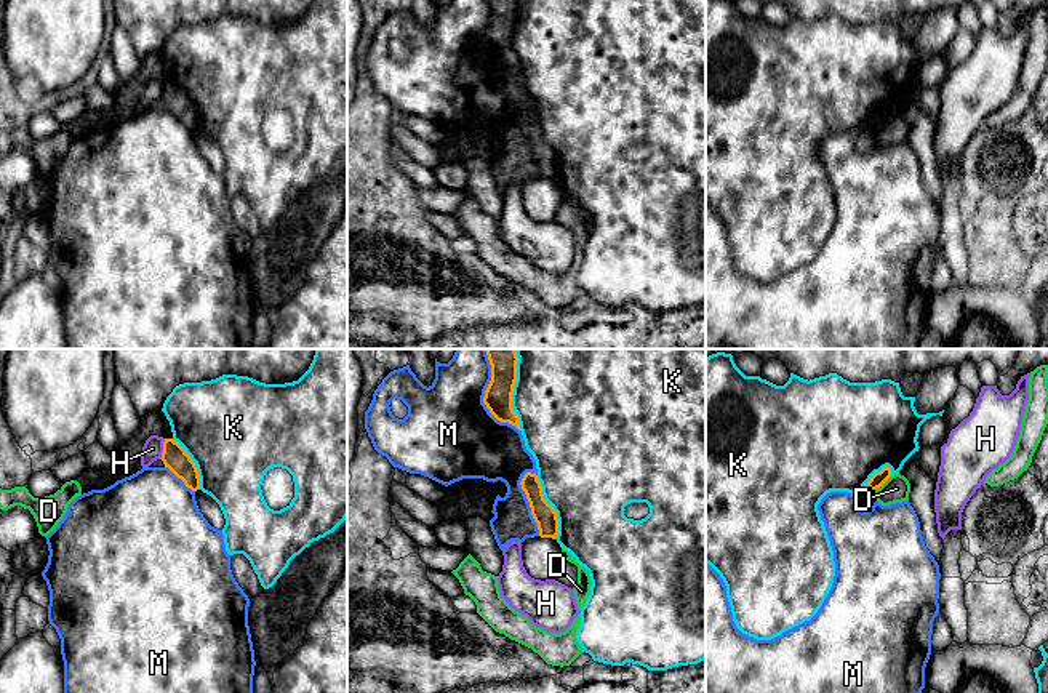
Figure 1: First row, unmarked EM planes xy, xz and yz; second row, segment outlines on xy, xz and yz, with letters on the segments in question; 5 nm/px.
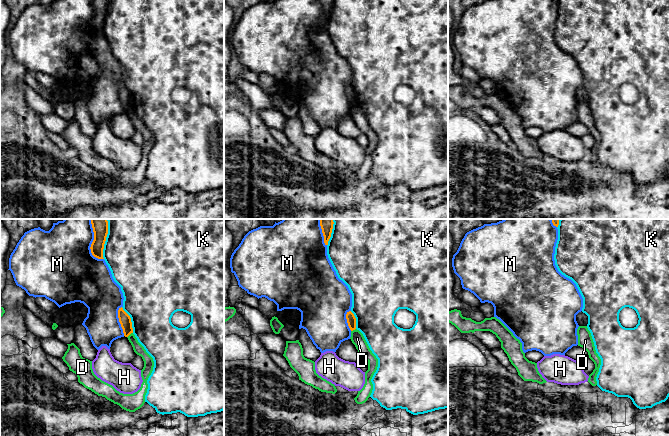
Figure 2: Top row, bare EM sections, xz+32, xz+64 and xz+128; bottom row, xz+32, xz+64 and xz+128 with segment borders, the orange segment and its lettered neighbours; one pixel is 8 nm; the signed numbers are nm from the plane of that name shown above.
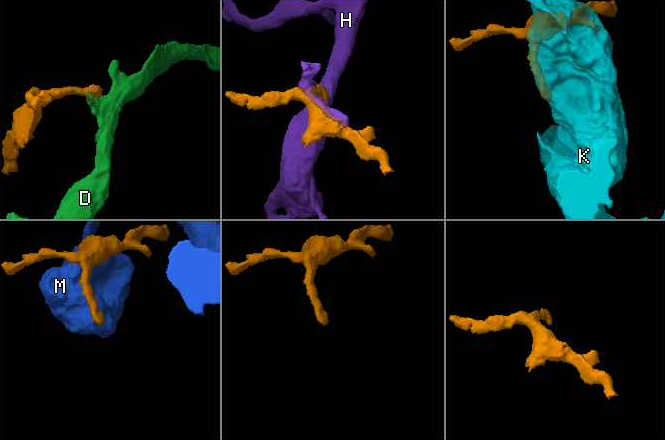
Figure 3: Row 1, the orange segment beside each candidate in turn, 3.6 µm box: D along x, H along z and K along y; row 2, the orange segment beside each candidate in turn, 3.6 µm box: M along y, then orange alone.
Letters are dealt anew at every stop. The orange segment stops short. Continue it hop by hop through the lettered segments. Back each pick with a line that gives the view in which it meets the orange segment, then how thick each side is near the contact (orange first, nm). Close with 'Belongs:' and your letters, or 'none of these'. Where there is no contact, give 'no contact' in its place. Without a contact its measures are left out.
Belongs: none of these

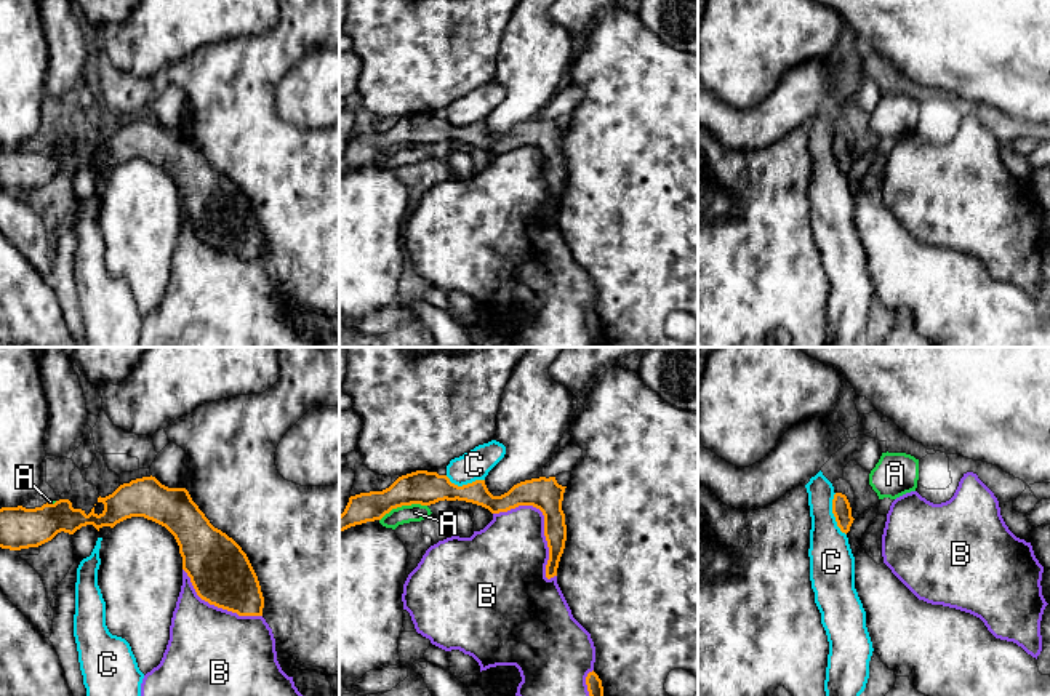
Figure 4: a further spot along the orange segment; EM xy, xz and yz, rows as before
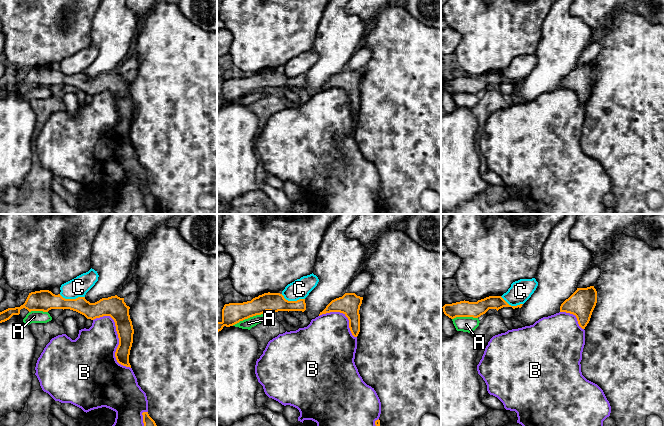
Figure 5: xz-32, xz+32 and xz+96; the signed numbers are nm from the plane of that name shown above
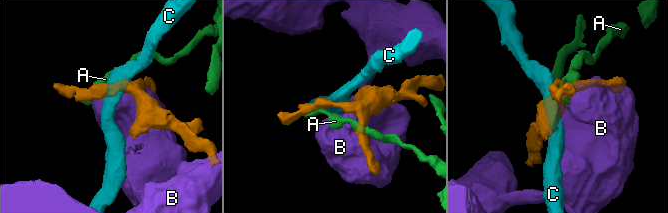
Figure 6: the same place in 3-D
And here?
Belongs: none of these

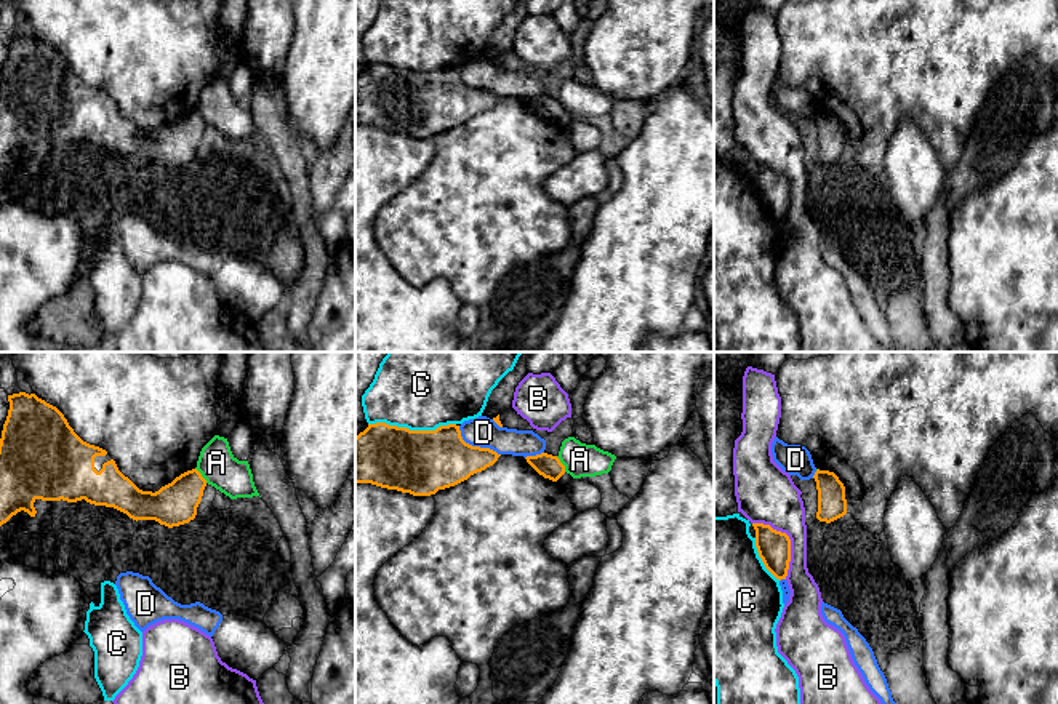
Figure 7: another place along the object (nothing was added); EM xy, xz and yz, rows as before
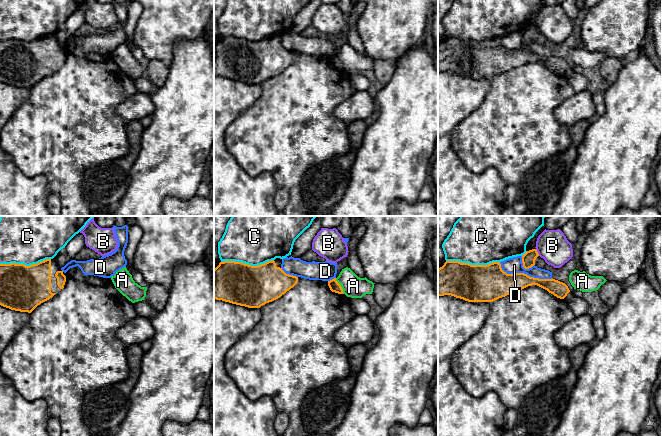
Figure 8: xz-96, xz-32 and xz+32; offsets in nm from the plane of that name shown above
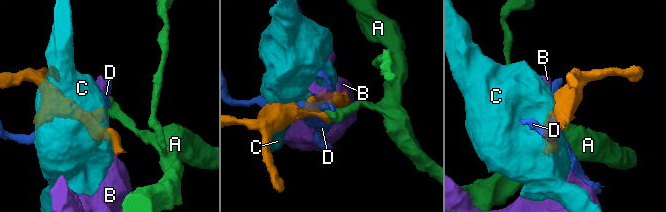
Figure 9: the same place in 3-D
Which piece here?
Belongs: none of these

